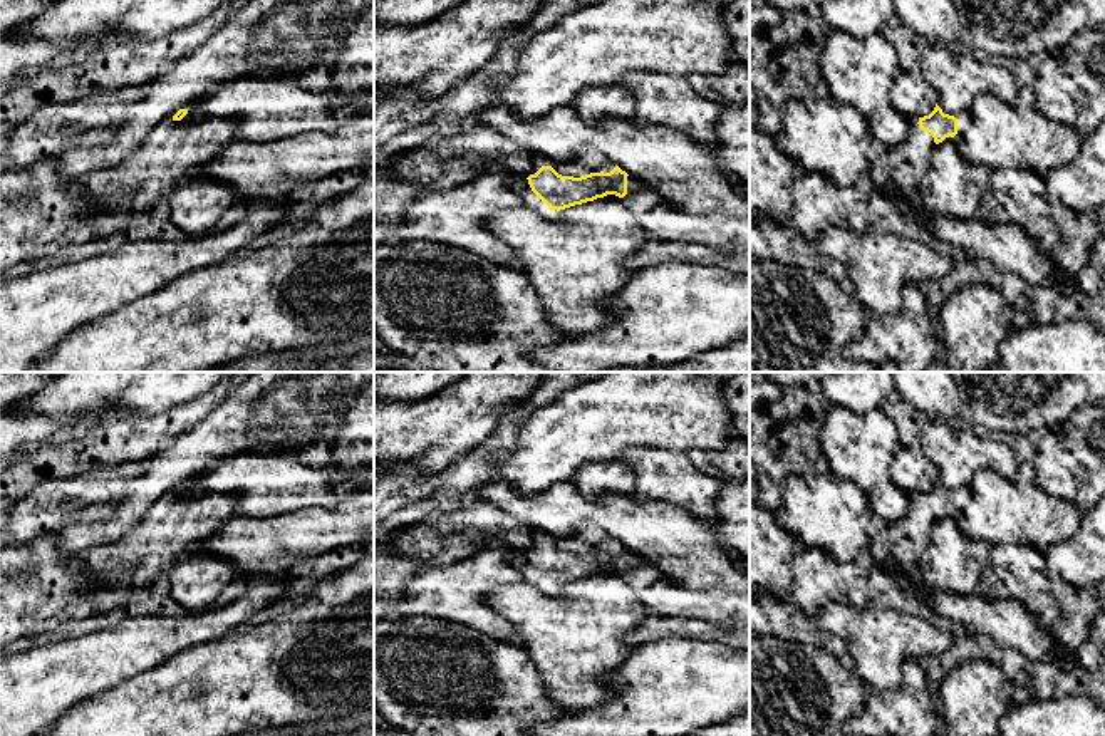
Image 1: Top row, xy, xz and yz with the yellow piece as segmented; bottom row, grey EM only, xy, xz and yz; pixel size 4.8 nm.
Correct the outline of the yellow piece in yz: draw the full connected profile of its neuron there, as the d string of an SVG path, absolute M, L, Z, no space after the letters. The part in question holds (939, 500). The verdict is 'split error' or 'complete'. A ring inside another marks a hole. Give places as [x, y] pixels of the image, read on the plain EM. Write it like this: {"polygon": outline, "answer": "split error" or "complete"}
{"polygon": "M937 479L929 491L912 493L909 510L900 520L875 526L864 557L867 567L884 570L892 558L899 572L919 568L931 528L946 513L957 510L957 498L959 495L944 490Z", "answer": "split error"}

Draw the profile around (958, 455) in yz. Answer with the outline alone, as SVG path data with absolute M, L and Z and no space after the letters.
M929 419L919 444L932 461L936 479L956 495L969 486L979 469L991 468L1009 479L1018 473L1013 449L1001 441L981 439L969 428L959 429L956 422Z

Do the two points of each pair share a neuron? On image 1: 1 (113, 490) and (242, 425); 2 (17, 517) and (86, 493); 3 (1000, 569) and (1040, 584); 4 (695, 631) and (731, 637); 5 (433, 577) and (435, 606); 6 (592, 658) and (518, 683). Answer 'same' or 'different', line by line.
1: same
2: same
3: same
4: same
5: same
6: different

